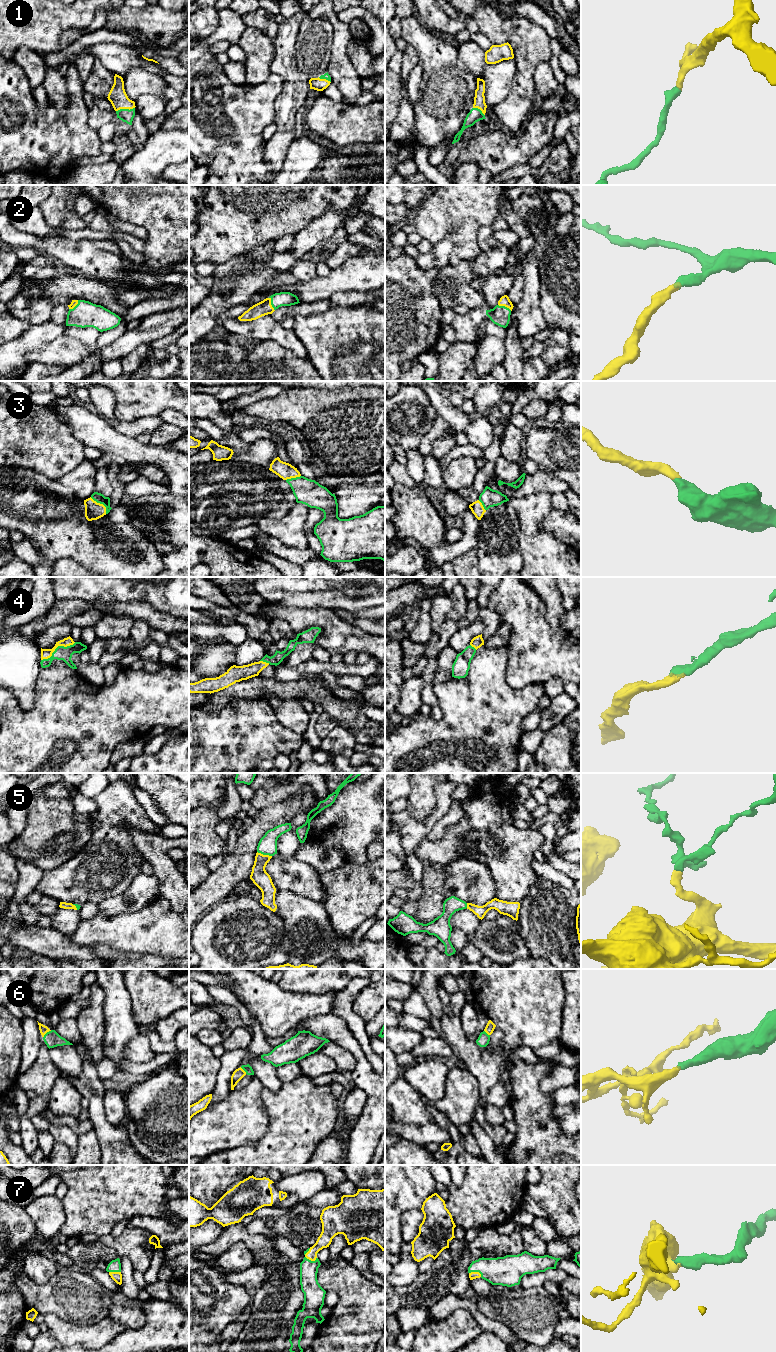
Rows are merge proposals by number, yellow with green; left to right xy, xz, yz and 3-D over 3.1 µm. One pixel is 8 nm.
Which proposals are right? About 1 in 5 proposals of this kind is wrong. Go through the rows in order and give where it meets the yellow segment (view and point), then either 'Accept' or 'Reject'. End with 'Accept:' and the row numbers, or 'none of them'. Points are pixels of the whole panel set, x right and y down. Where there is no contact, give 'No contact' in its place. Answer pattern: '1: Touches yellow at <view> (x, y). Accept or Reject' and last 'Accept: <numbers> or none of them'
1: Touches yellow at xy (125, 108). Accept
2: Touches yellow at xz (270, 304). Accept
3: Touches yellow at xy (101, 504). Accept
4: Touches yellow at xy (57, 646). Accept
5: Touches yellow at xz (264, 855). Accept
6: Touches yellow at xy (46, 1032). Accept
7: Touches yellow at yz (476, 1272). Accept
Accept: 1, 2, 3, 4, 5, 6, 7

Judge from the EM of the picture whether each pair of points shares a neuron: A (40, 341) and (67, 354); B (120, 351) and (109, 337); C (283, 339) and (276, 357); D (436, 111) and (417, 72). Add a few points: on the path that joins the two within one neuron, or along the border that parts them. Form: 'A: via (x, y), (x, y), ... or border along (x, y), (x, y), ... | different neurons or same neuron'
A: border along (64, 333), (43, 348), (29, 351), (26, 357) | different neurons
B: border along (126, 330), (101, 350), (101, 361) | different neurons
C: border along (257, 341), (273, 340), (293, 351), (300, 358) | different neurons
D: border along (420, 61), (422, 76), (418, 98), (414, 102) | different neurons

